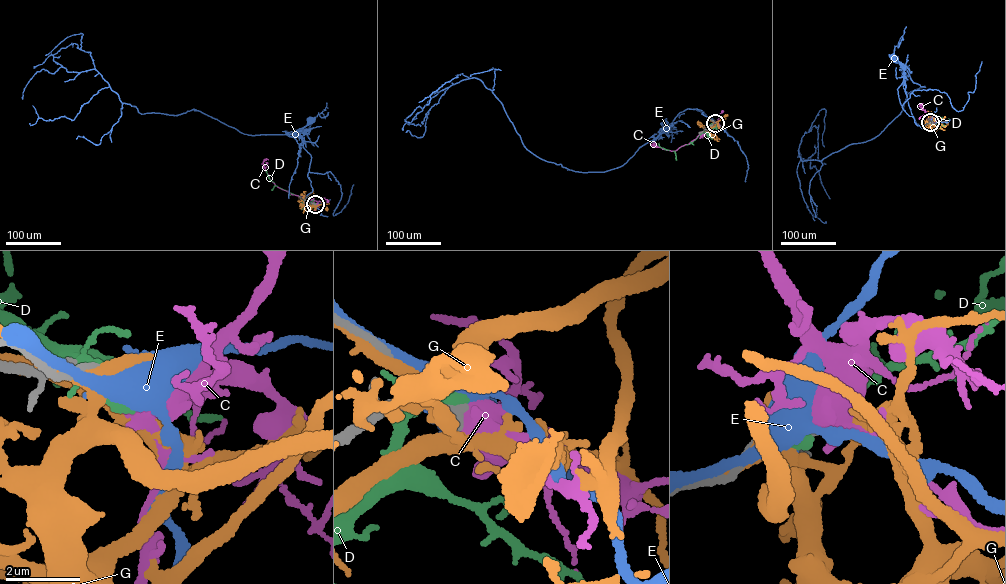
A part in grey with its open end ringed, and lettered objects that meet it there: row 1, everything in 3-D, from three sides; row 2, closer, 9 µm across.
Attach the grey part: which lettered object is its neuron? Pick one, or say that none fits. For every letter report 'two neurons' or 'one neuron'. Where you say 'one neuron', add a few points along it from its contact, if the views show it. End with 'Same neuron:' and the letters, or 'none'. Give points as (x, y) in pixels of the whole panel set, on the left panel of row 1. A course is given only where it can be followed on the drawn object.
C: one neuron; it runs (315, 204), (324, 198), (327, 201)
D: two neurons
E: two neurons
G: two neurons
Same neuron: C

